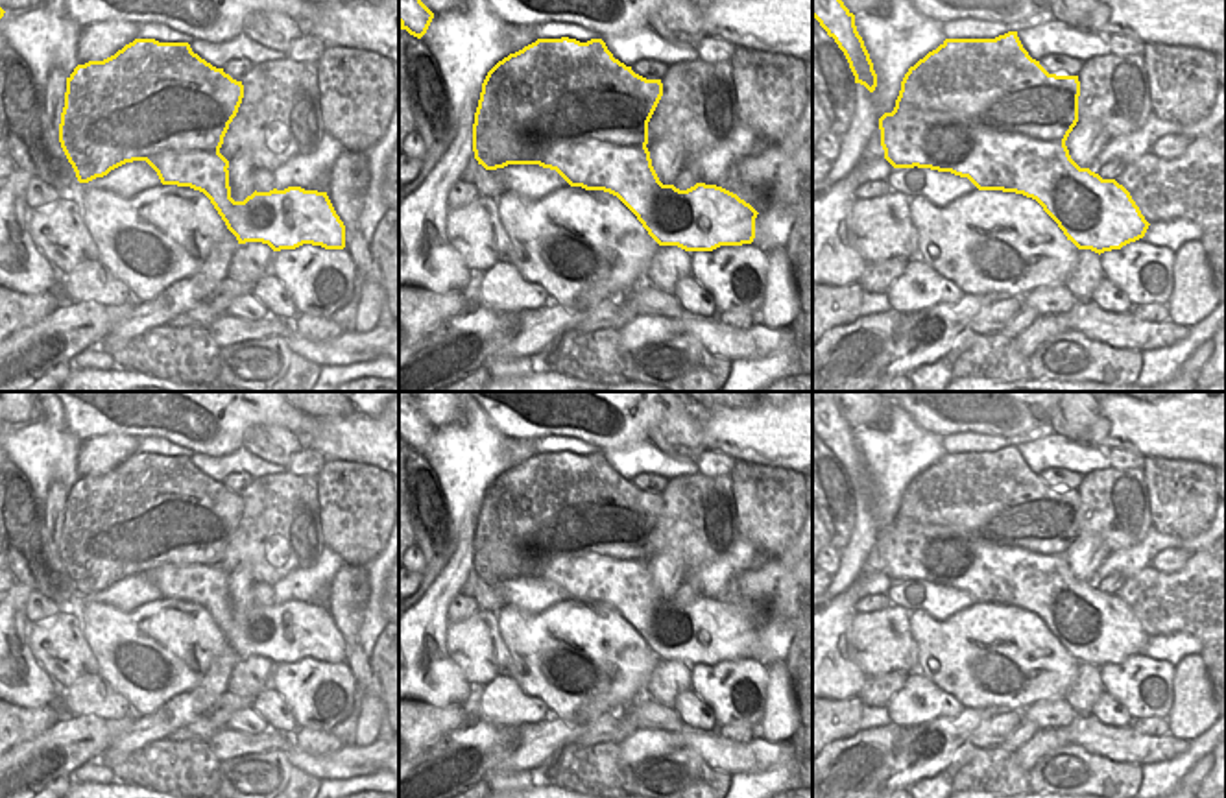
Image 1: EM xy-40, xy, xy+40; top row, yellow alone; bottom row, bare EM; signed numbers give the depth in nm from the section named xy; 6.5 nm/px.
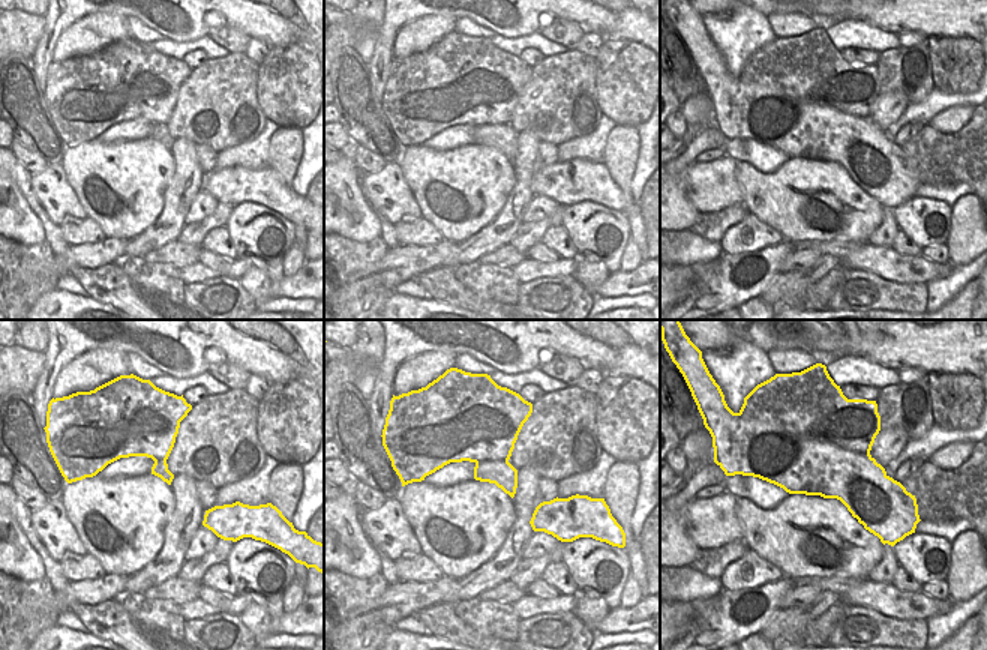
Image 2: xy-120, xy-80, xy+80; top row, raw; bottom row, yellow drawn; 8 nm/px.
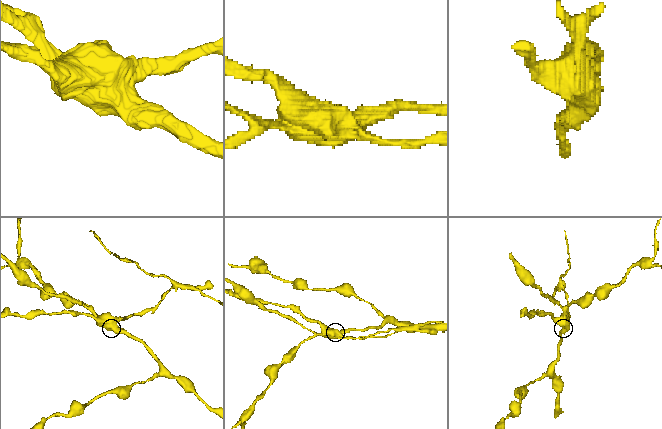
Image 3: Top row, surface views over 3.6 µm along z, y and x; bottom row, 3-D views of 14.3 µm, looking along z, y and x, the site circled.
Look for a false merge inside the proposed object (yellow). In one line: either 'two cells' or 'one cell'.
two cells

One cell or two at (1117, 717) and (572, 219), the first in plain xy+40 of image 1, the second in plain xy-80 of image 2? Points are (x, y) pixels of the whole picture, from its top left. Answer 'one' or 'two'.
two

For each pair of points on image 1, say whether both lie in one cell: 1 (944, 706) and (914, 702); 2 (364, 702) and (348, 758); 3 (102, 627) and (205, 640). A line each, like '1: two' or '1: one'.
1: one
2: two
3: one

